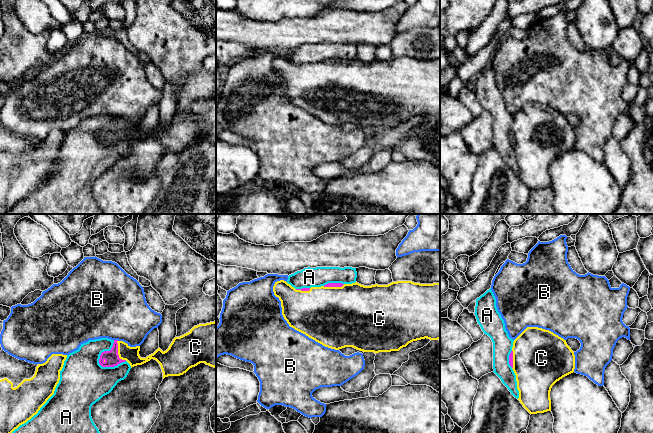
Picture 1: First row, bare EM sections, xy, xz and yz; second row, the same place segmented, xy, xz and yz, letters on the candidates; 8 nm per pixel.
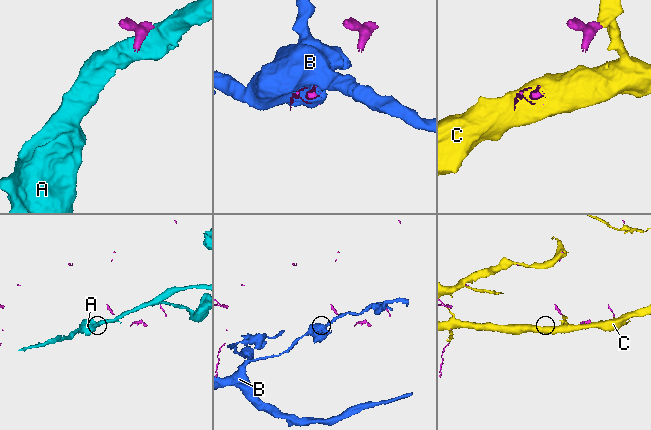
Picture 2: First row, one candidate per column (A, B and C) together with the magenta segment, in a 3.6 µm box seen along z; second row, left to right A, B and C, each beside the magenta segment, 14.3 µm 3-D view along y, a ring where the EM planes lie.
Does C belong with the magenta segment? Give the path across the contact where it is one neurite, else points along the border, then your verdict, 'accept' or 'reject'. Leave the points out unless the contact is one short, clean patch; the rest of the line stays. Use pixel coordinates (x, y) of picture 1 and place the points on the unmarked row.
accept

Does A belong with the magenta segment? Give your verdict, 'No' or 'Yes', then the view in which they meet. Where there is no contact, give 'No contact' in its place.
No. Touches magenta in xy

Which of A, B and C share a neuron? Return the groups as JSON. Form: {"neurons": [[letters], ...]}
{"neurons": [["A"], ["B"], ["C"]]}

